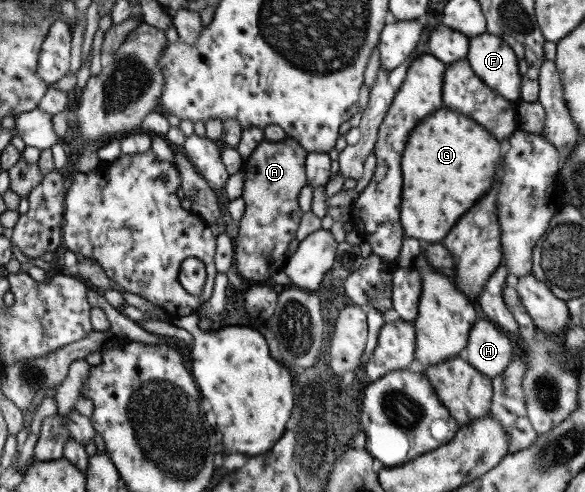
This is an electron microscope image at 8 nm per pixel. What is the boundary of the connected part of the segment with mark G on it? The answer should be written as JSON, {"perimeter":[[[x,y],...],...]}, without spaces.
{"perimeter":[[[439,109],[411,130],[400,159],[403,189],[399,223],[404,235],[426,243],[441,242],[455,221],[485,195],[502,159],[501,142],[465,115]]]}

